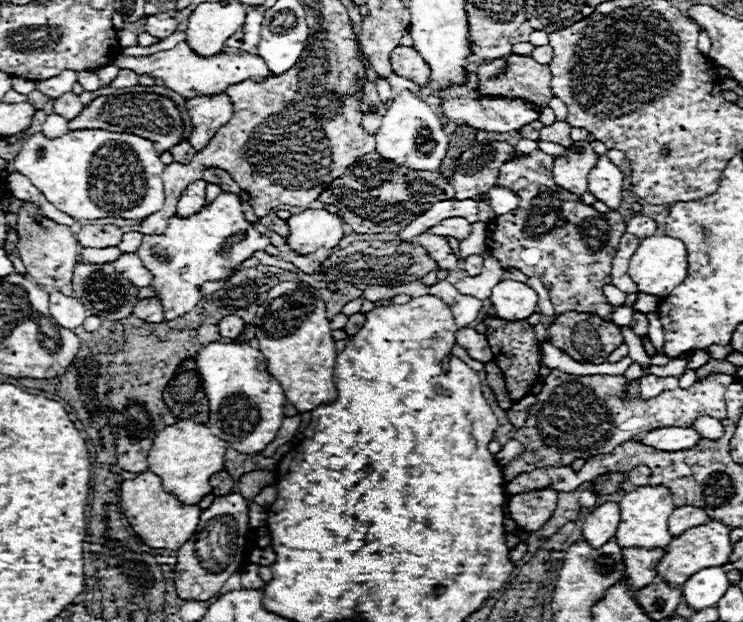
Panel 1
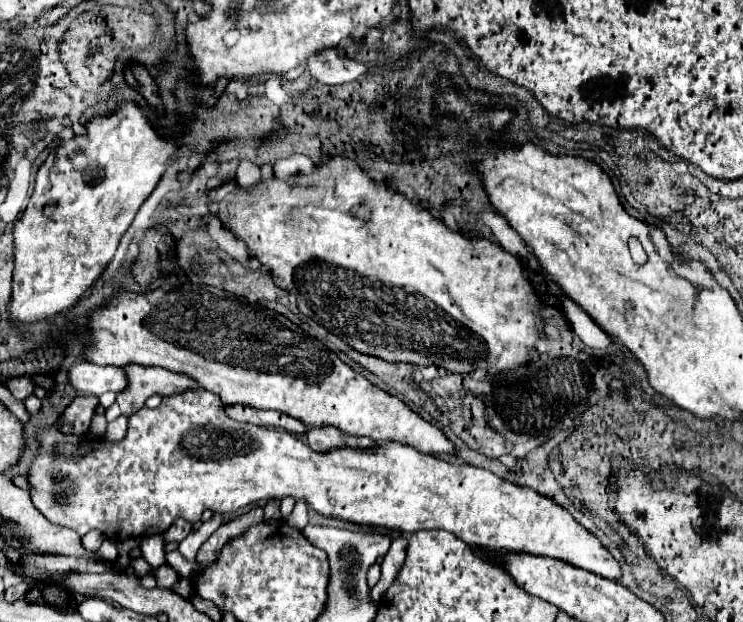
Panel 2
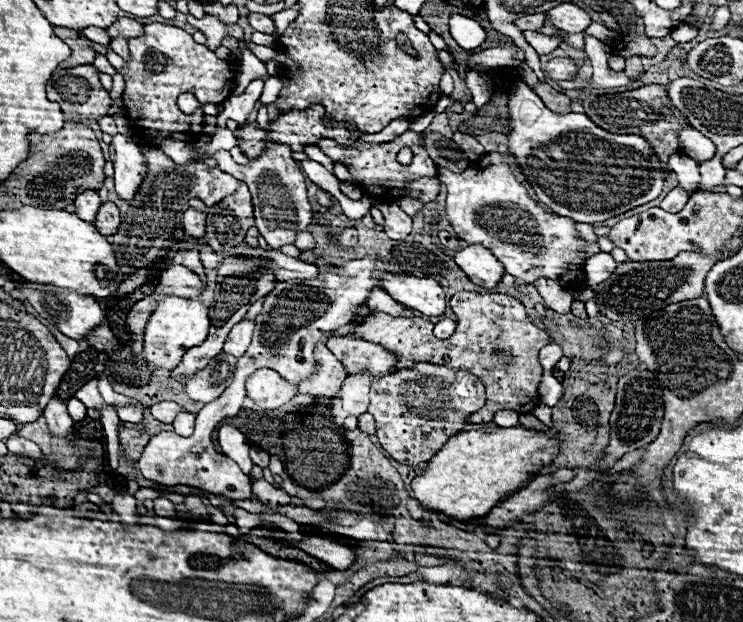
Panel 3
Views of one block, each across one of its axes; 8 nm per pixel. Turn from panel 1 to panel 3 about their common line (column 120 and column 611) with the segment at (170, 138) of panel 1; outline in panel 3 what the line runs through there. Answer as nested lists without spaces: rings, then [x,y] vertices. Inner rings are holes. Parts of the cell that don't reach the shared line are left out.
[[[648,84],[636,90],[628,90],[628,92],[620,92],[620,94],[604,94],[604,96],[586,96],[582,102],[586,116],[592,118],[592,122],[608,132],[620,132],[620,134],[638,134],[644,136],[646,142],[652,146],[654,154],[660,156],[660,166],[664,170],[664,174],[672,174],[672,168],[668,164],[668,158],[672,154],[680,154],[680,142],[678,142],[678,134],[682,128],[692,128],[686,120],[686,116],[674,108],[674,104],[670,102],[668,94],[666,94],[666,86],[662,84]],[[662,106],[666,106],[670,110],[670,118],[666,118],[662,114]]]

